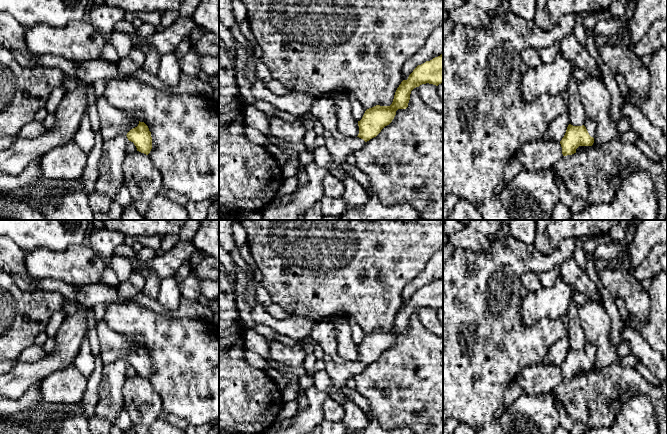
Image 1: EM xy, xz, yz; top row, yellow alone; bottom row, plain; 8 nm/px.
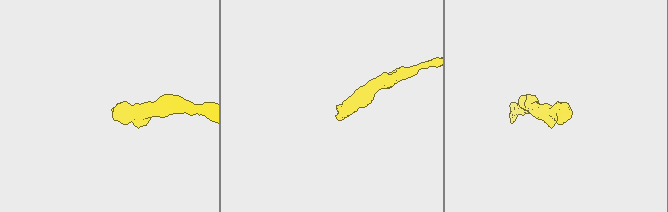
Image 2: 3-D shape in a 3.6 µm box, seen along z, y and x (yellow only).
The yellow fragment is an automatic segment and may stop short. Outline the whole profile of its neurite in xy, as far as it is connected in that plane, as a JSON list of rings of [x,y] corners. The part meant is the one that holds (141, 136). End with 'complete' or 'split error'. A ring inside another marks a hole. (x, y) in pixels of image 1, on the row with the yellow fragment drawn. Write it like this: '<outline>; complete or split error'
[[[102,95],[97,98],[96,116],[100,120],[103,140],[125,135],[133,142],[137,151],[148,155],[152,149],[152,137],[148,126],[137,119],[131,120],[127,113],[114,107]]]; split error

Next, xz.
[[[443,54],[418,65],[408,79],[401,82],[390,106],[376,105],[367,109],[358,121],[357,137],[345,136],[338,131],[335,96],[328,94],[313,99],[311,113],[323,125],[325,147],[331,154],[333,163],[342,167],[350,153],[362,149],[367,141],[376,137],[392,122],[398,109],[408,107],[411,91],[426,83],[436,86],[443,83]]]; split error

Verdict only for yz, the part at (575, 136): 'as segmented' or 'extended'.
extended

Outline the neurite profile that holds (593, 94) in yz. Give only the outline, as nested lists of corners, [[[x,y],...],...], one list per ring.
[[[588,75],[585,80],[577,82],[577,93],[586,119],[596,123],[593,147],[600,147],[613,139],[620,140],[622,133],[610,118],[611,95],[603,80]]]

